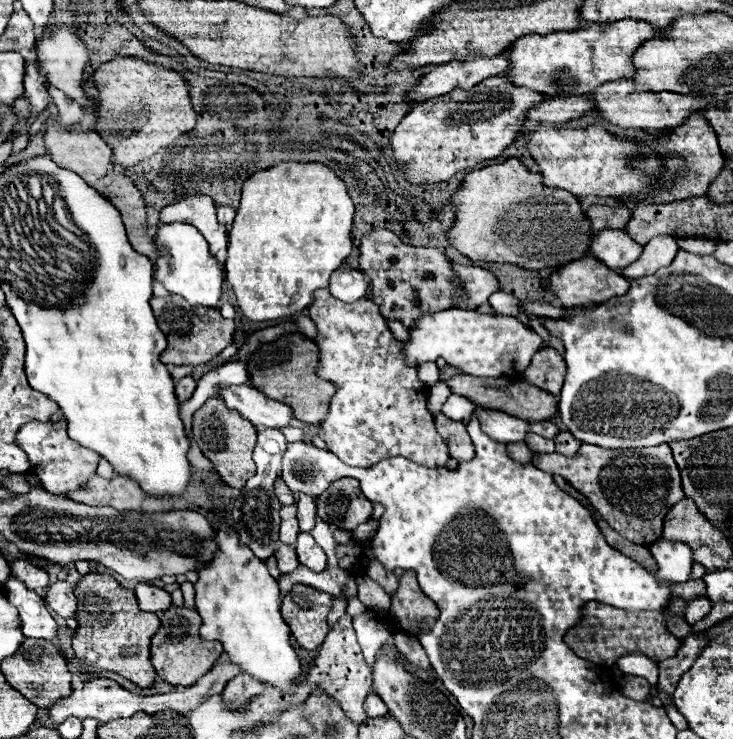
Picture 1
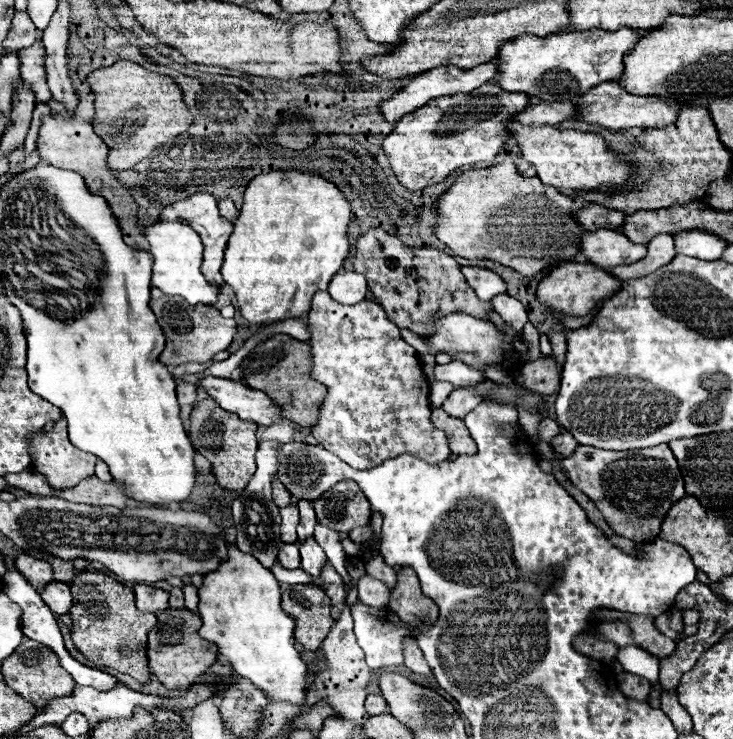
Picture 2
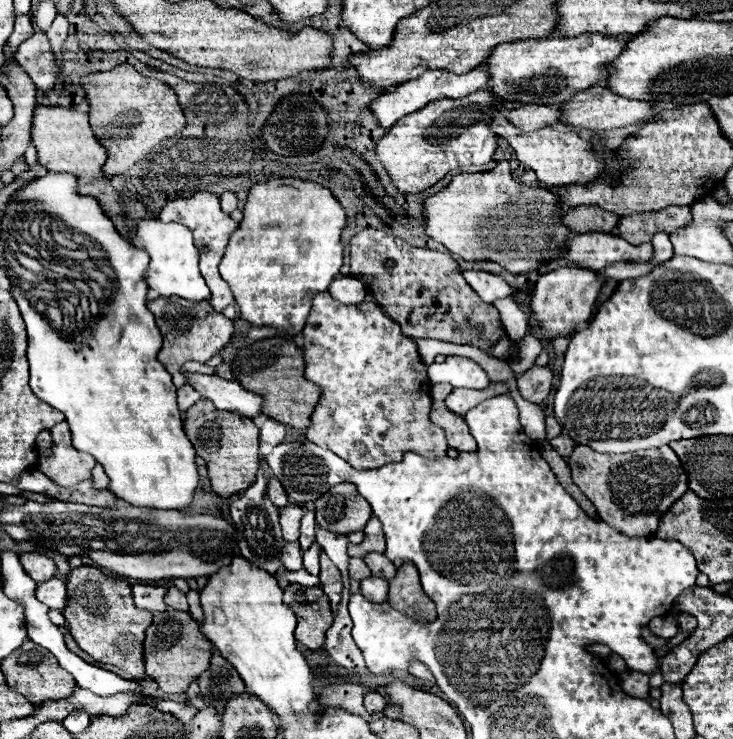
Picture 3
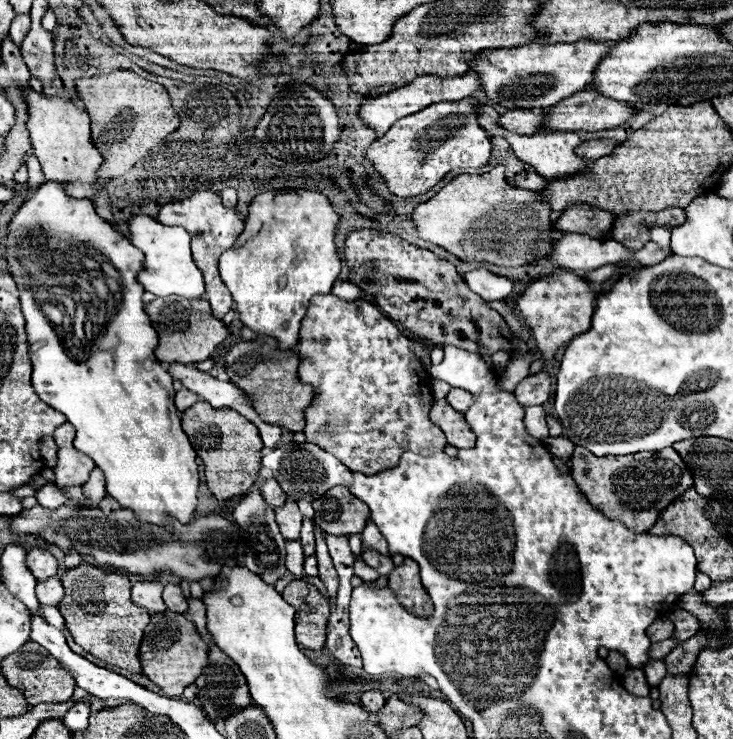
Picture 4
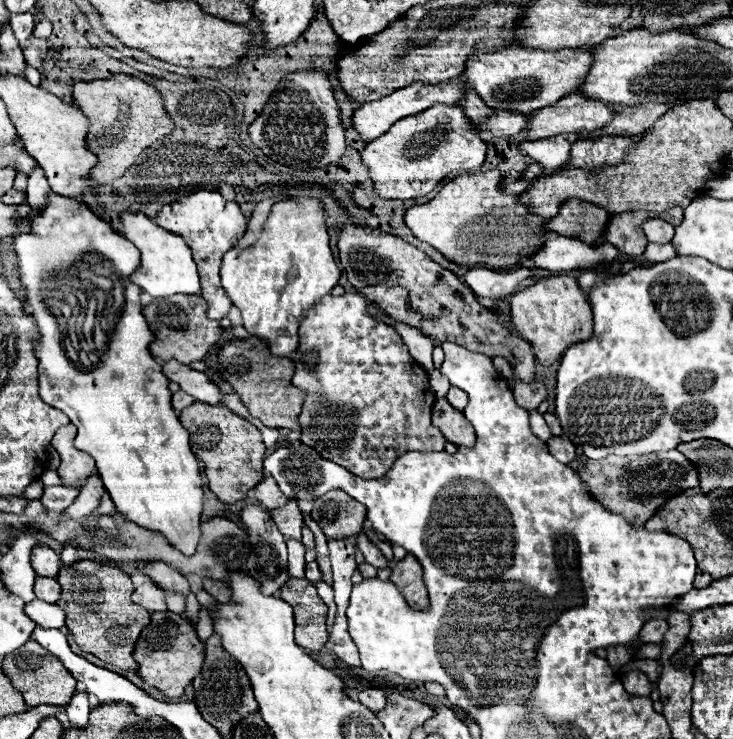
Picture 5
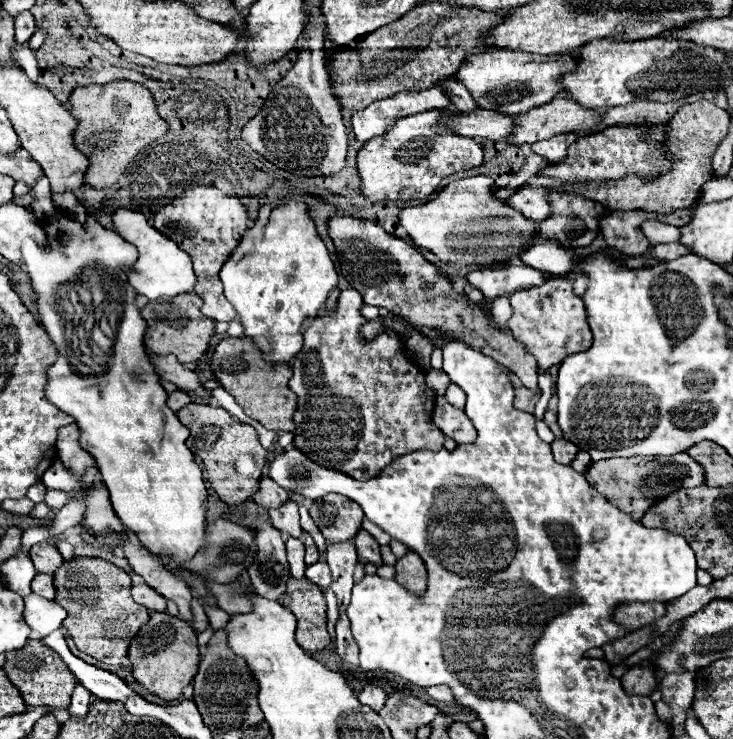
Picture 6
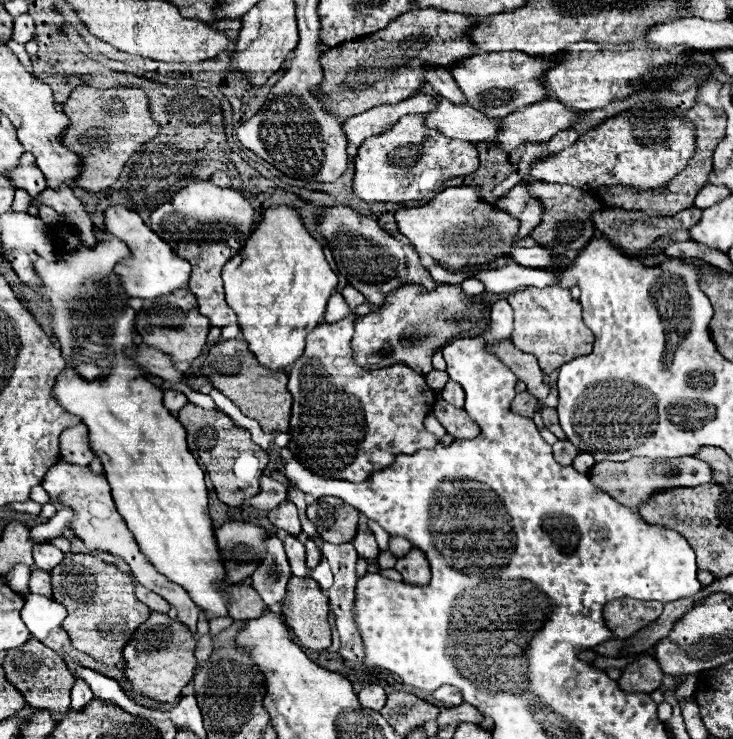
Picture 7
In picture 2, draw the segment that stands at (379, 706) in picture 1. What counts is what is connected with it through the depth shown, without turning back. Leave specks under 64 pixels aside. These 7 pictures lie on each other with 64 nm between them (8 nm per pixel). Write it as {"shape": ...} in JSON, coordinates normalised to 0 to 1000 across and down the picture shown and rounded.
{"shape":[[[502,939],[502,945],[499,945],[499,963],[505,969],[527,966],[529,963],[529,953],[527,953],[527,947],[521,947],[518,939]]]}

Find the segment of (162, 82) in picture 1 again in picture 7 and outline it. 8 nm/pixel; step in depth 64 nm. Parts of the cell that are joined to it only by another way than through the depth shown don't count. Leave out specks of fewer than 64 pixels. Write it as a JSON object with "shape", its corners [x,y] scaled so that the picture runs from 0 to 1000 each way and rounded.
{"shape":[[[106,116],[95,133],[85,141],[90,157],[95,157],[95,173],[90,173],[85,192],[112,211],[112,235],[104,244],[104,252],[120,260],[136,260],[150,254],[172,217],[183,206],[183,195],[199,195],[210,189],[218,179],[218,171],[210,168],[207,154],[202,149],[202,130],[194,119],[183,116],[161,116],[161,119],[126,119]]]}

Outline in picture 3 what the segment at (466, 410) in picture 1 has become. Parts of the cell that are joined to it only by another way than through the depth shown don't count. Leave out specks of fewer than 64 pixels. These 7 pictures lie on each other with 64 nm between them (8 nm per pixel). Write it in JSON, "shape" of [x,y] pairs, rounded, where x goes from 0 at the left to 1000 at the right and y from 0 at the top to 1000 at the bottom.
{"shape":[[[677,517],[677,520],[668,520],[666,525],[660,528],[638,528],[638,525],[619,525],[614,530],[614,536],[608,539],[608,549],[614,558],[625,560],[625,563],[633,563],[638,555],[644,555],[647,549],[652,549],[658,541],[663,539],[671,539],[677,533],[690,533],[693,530],[693,522],[685,520],[685,517]]]}

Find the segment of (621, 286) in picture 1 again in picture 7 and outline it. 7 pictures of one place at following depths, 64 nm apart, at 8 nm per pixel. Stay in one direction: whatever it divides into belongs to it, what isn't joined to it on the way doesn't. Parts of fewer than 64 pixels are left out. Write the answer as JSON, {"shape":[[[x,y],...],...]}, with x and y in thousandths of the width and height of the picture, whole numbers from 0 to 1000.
{"shape":[[[761,384],[745,390],[718,390],[712,395],[696,398],[693,409],[701,417],[698,463],[712,476],[729,479],[742,506],[750,506],[767,493],[808,476],[810,452],[799,444],[794,433],[794,414],[778,401],[775,390],[767,390]]]}

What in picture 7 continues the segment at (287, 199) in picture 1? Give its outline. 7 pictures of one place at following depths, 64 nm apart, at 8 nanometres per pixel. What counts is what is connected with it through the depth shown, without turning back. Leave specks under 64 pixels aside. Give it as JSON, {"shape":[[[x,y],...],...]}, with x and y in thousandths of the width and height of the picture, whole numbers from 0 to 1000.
{"shape":[[[377,279],[360,287],[360,298],[349,306],[349,311],[338,319],[333,336],[322,341],[303,363],[303,379],[308,392],[308,409],[325,425],[325,438],[330,444],[330,455],[338,463],[338,471],[349,479],[352,490],[368,501],[393,503],[396,493],[407,487],[415,476],[415,460],[423,444],[442,436],[445,409],[456,390],[461,387],[461,373],[450,363],[442,338],[431,322],[415,309],[404,281]]]}

